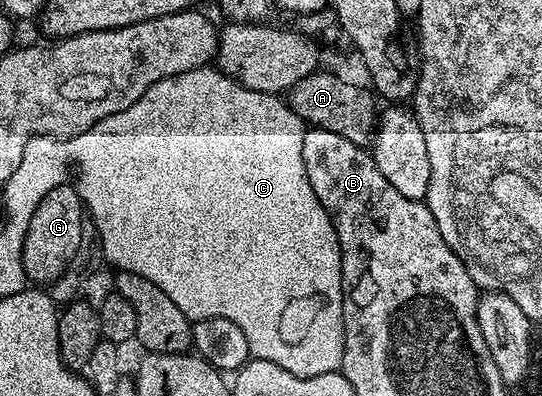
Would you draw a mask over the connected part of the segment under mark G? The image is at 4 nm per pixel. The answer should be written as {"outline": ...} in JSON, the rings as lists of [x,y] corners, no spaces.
{"outline":[[[65,184],[50,188],[42,204],[38,204],[34,216],[30,216],[28,231],[18,250],[29,283],[53,284],[59,280],[70,264],[71,257],[78,251],[85,227],[86,211],[75,185]]]}

